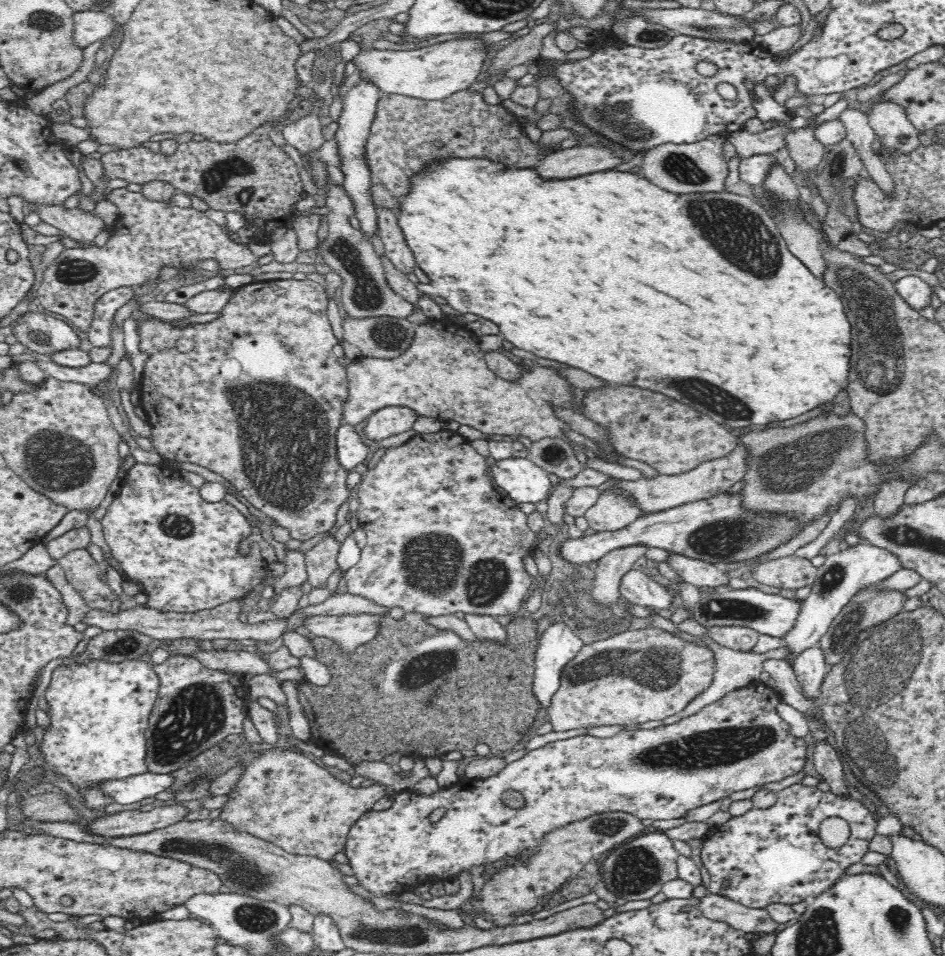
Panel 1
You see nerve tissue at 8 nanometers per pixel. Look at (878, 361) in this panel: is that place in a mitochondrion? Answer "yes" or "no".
yes

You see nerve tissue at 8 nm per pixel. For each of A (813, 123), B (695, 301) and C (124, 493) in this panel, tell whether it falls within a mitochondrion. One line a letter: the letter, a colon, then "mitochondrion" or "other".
A: other
B: other
C: other

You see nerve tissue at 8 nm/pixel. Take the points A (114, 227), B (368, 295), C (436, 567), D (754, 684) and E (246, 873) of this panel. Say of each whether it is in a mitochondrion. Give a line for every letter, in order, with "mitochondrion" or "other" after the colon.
A: other
B: mitochondrion
C: mitochondrion
D: other
E: mitochondrion

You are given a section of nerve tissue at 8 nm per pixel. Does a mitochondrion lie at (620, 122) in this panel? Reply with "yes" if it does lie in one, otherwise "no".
yes

